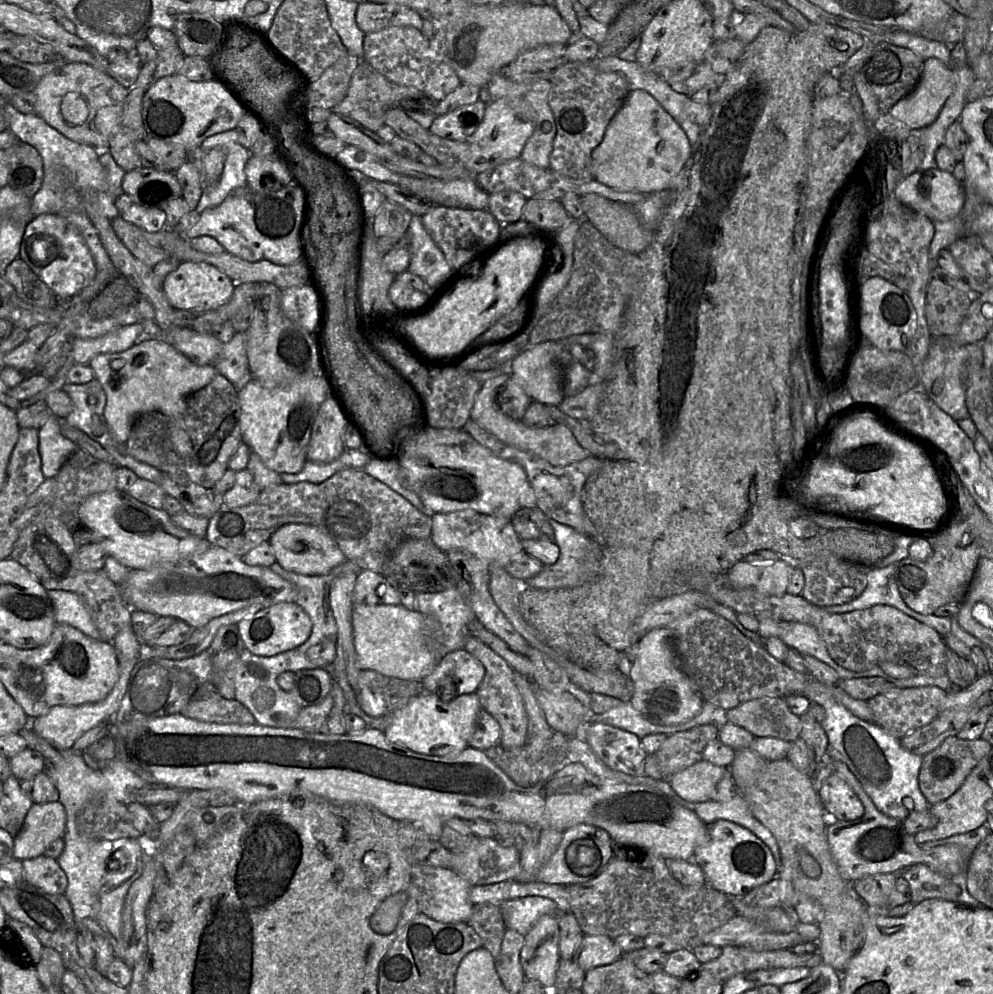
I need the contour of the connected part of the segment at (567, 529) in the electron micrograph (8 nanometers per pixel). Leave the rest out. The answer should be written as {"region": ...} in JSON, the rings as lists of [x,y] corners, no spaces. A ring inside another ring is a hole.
{"region":[[[549,519],[554,530],[555,543],[560,549],[558,560],[551,565],[544,565],[543,569],[535,576],[527,580],[516,579],[520,592],[526,588],[552,589],[570,587],[585,582],[599,571],[598,560],[600,555],[600,544],[593,538],[581,534],[574,528]]]}

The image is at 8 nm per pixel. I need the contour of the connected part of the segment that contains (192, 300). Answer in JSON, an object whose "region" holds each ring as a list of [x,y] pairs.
{"region":[[[183,261],[163,279],[161,286],[168,303],[175,310],[206,312],[226,304],[232,297],[235,283],[211,264]]]}

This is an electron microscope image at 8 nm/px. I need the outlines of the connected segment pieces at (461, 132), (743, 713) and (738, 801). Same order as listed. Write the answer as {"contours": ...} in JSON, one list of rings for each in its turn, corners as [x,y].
{"contours":[[[[478,100],[443,116],[436,116],[429,131],[441,138],[468,141],[481,124],[486,106]]],[[[764,696],[727,710],[727,721],[754,737],[773,737],[792,742],[801,731],[800,718],[792,714],[783,698]]],[[[729,767],[725,768],[723,777],[719,779],[717,782],[715,797],[705,802],[690,802],[680,798],[671,787],[669,783],[669,779],[663,779],[663,778],[656,779],[656,788],[660,789],[661,791],[663,791],[664,793],[670,796],[677,797],[681,805],[695,812],[696,815],[705,824],[711,824],[718,820],[726,820],[726,821],[733,822],[739,826],[742,826],[747,830],[749,830],[750,832],[752,832],[755,836],[757,836],[760,840],[762,840],[771,851],[776,863],[778,864],[778,875],[779,875],[779,865],[781,862],[781,854],[780,854],[777,841],[772,835],[772,833],[765,826],[763,826],[758,820],[756,820],[752,815],[747,802],[744,800],[744,798],[742,797],[742,795],[739,793],[739,791],[736,789],[734,785],[733,776]]]]}

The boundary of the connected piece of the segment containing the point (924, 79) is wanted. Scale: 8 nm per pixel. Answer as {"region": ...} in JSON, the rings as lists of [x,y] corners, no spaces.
{"region":[[[927,58],[916,87],[889,114],[910,129],[925,128],[937,119],[954,85],[954,70],[936,58]]]}

